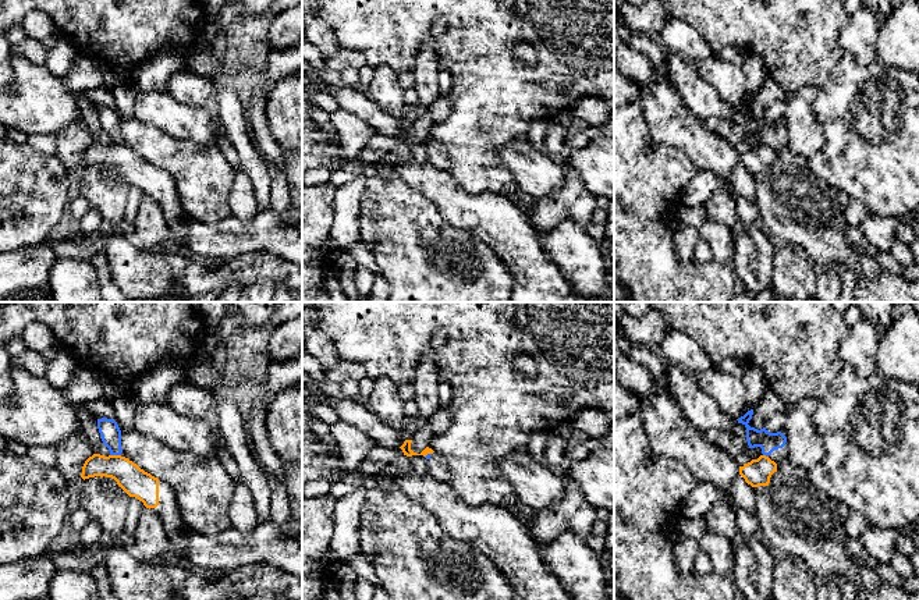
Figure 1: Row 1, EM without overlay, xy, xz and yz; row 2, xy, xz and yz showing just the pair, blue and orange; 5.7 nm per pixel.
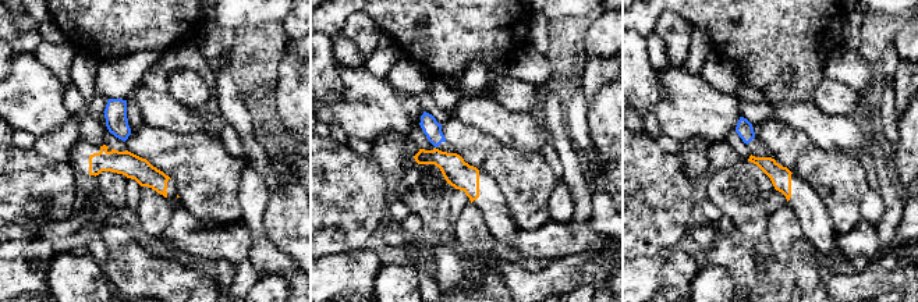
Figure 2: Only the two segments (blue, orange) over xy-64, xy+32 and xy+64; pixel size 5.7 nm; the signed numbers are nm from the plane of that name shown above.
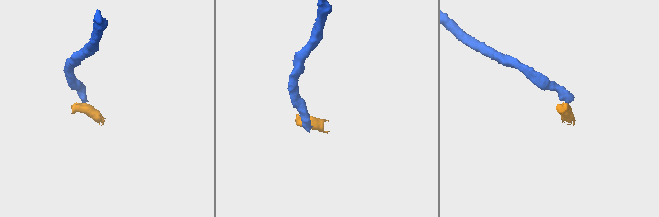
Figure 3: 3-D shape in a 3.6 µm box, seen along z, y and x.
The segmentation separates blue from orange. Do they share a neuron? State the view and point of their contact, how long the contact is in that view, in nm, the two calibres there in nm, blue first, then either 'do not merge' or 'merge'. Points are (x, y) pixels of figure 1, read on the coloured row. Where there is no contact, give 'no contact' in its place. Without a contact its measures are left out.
xy (116, 454) | 60 nm | 120/170 nm | do not merge

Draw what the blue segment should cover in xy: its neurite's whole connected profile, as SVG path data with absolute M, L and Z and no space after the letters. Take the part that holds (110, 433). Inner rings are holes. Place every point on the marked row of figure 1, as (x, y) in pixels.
M107 418L97 419L97 429L103 444L110 451L110 455L121 455L121 430L117 422Z

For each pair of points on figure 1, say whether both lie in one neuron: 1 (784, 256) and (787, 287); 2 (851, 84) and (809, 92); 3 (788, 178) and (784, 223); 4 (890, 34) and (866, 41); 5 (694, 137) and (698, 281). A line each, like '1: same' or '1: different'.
1: same
2: different
3: same
4: different
5: different

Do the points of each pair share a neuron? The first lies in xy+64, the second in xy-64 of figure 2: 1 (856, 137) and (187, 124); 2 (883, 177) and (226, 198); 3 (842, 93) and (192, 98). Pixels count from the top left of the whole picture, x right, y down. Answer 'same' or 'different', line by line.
1: same
2: different
3: same

